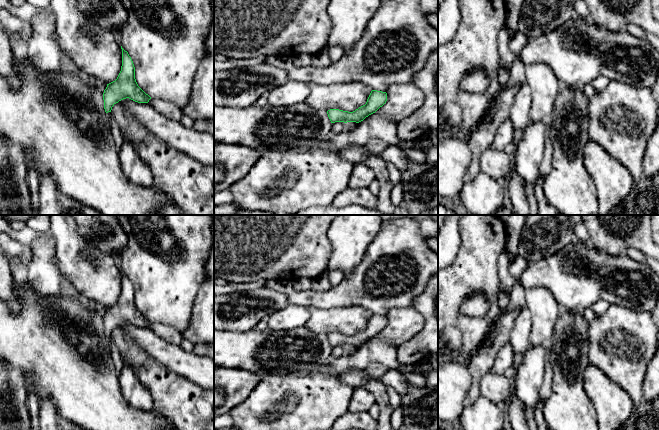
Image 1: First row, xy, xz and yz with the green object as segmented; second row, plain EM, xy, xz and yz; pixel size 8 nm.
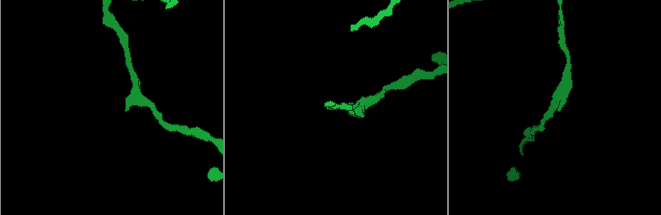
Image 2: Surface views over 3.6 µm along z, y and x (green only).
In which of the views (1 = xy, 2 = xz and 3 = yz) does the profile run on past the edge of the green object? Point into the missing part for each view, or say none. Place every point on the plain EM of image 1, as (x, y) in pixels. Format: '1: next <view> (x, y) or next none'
1: next none
2: next none
3: next none

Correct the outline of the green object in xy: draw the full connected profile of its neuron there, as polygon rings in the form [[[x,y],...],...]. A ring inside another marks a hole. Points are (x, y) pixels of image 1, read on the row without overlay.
[[[122,270],[122,290],[117,303],[107,308],[103,317],[105,336],[111,336],[112,331],[119,325],[129,322],[138,327],[148,327],[151,321],[137,308],[135,291],[128,276]]]

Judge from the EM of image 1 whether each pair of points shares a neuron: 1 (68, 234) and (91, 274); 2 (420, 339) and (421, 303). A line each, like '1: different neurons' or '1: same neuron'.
1: same neuron
2: same neuron

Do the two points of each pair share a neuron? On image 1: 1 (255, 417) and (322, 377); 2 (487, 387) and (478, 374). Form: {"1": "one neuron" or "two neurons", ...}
{"1": "one neuron", "2": "two neurons"}

